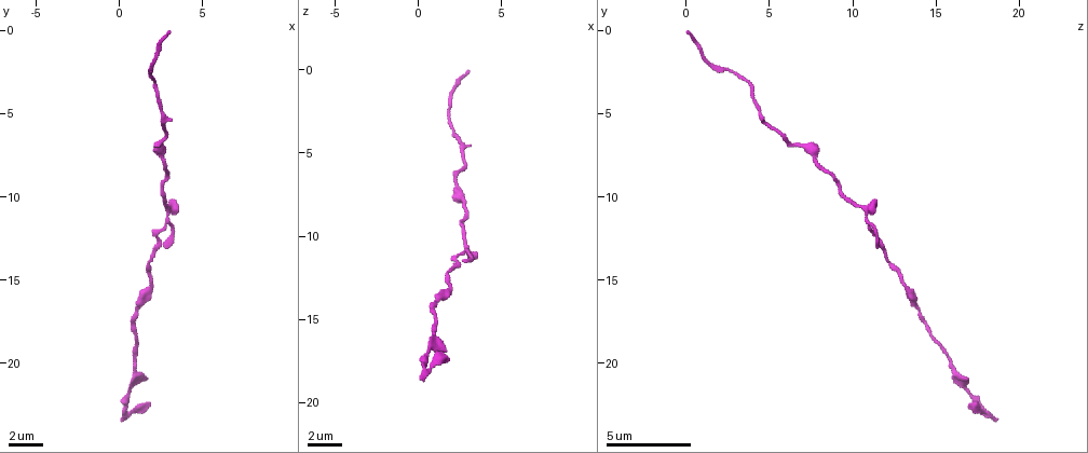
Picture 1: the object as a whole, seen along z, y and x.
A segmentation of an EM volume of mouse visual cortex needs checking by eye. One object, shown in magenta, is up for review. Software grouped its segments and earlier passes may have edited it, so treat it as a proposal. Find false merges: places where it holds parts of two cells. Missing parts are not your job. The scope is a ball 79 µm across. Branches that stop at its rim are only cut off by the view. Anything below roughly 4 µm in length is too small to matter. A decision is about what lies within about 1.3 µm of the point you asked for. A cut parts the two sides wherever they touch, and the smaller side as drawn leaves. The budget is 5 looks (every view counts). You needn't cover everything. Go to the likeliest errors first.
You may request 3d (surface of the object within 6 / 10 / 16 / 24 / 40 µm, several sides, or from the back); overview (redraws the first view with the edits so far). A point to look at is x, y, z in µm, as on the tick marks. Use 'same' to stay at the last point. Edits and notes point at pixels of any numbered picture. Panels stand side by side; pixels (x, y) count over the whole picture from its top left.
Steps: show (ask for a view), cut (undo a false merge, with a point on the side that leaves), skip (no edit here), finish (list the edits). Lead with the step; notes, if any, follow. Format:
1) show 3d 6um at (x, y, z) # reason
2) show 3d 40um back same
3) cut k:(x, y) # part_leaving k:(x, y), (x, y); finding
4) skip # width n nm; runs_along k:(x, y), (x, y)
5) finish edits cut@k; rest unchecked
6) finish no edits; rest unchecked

show 3d 10um at (2.9, 10.6, 10.8)

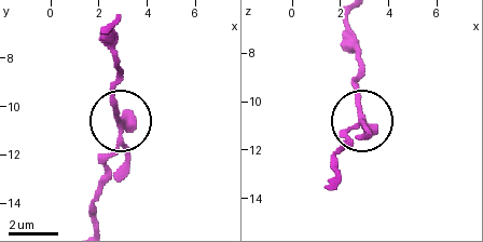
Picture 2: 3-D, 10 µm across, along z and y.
skip # side_arm 17 um; runs_along 2:(118, 122), (115, 70); one cell here

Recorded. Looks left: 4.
show 3d 6um at (2.2, 6.9, 6.2) # calibre changes

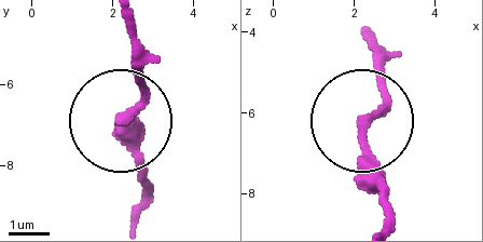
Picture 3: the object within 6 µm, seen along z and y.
show 3d 6um back at (2.35, 6.85, 6.20)

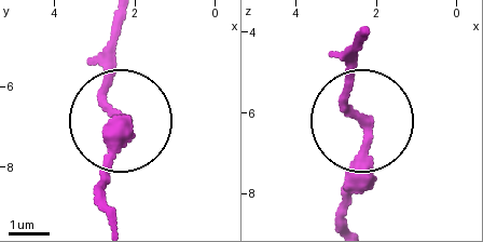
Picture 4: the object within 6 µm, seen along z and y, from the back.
skip # runs_along 4:(348, 216), (348, 175), (366, 134), (348, 92), (348, 54); all the same cell

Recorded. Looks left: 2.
show 3d 10um at (1.9, 14.4, 12.7)

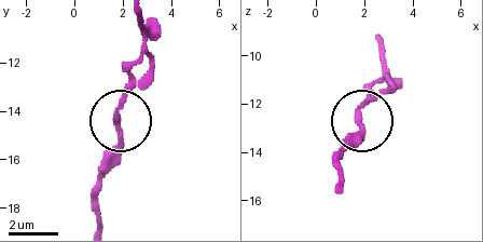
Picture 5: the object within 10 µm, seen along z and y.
show 3d 6um at (1.8, 14.6, 12.7) # zoom in

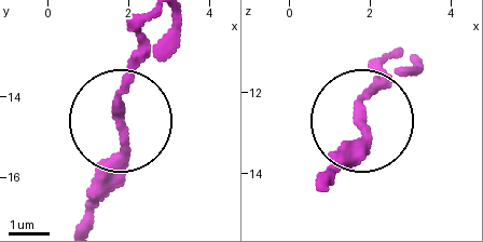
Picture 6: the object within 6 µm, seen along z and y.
skip # runs_along 6:(152, 17), (125, 99), (125, 140), (94, 220); all the same cell

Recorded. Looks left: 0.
finish no edits; rest unchecked

